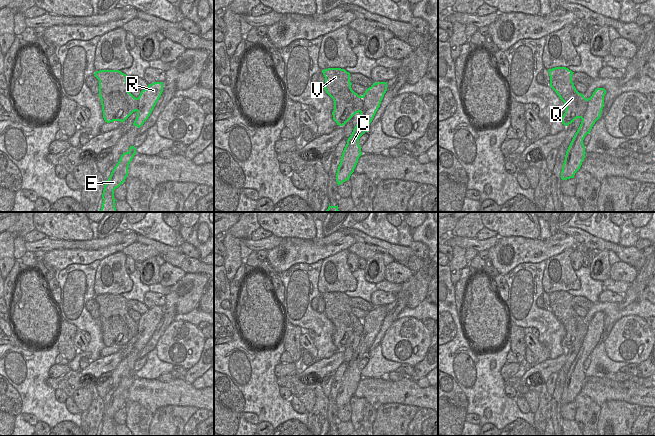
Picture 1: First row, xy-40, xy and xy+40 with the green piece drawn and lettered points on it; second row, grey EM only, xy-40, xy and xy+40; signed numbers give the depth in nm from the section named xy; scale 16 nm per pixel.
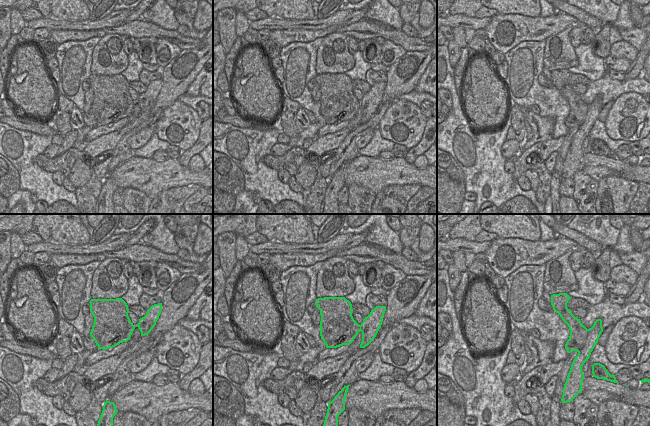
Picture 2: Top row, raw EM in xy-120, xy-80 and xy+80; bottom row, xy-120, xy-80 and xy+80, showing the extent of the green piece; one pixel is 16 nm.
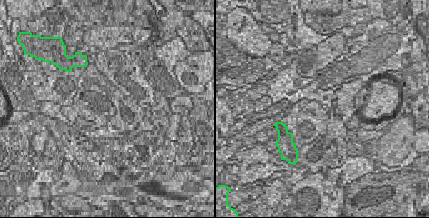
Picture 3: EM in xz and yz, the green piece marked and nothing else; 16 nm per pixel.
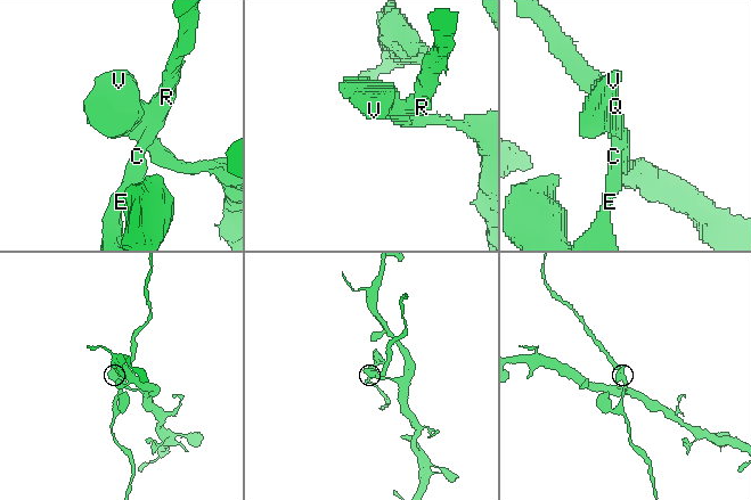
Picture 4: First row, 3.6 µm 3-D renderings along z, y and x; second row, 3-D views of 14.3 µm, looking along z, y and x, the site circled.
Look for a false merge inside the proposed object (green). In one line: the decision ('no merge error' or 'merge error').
merge error

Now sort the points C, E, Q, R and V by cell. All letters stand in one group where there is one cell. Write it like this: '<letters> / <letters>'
C E R / Q V

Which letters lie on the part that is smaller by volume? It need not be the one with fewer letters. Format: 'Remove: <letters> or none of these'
Remove: C, E, R

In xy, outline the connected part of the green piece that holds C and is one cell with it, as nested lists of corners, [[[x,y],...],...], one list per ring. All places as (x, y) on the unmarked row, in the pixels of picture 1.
[[[377,306],[373,307],[363,318],[363,331],[360,336],[360,342],[347,364],[337,393],[336,405],[338,410],[349,404],[351,398],[354,396],[358,383],[362,379],[359,362],[367,356],[386,315],[387,306]]]

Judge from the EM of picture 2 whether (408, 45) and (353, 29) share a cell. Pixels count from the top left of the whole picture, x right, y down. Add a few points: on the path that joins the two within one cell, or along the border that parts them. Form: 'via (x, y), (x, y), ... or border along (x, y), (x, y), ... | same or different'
via (394, 35), (367, 29) | same

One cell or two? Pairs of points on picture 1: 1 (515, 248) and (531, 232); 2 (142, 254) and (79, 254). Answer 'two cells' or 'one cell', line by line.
1: two cells
2: two cells

